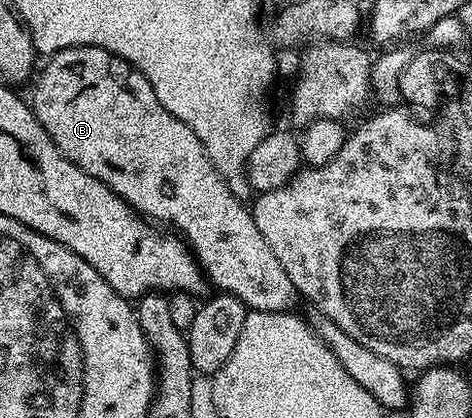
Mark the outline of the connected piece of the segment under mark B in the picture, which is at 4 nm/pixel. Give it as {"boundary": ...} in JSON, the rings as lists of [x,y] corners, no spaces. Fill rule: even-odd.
{"boundary":[[[68,47],[48,56],[44,62],[45,68],[42,69],[41,76],[39,76],[40,71],[36,76],[36,79],[38,78],[37,88],[33,91],[31,106],[35,117],[43,125],[43,129],[47,129],[51,141],[55,141],[59,150],[76,167],[83,169],[83,173],[103,181],[103,185],[107,185],[107,189],[115,192],[124,203],[129,204],[138,215],[146,220],[157,225],[166,223],[169,226],[166,228],[172,229],[188,243],[189,249],[196,257],[197,264],[201,266],[206,280],[210,284],[214,283],[218,292],[233,295],[238,301],[244,303],[249,311],[288,311],[296,308],[295,305],[299,302],[299,296],[295,285],[291,281],[291,277],[287,277],[287,269],[283,269],[283,265],[279,265],[279,257],[275,257],[275,253],[271,253],[271,245],[267,245],[267,241],[263,241],[263,233],[259,233],[259,225],[255,225],[252,210],[246,204],[244,207],[237,200],[237,195],[233,192],[236,190],[215,169],[215,165],[209,159],[205,146],[201,144],[199,137],[195,137],[195,133],[191,133],[191,129],[187,125],[183,125],[183,121],[179,121],[179,117],[167,113],[167,109],[163,109],[163,105],[159,105],[159,97],[155,97],[155,89],[151,89],[151,81],[147,81],[147,77],[143,77],[141,71],[132,71],[130,64],[126,63],[124,59],[118,59],[116,55],[112,55],[102,47]]]}

